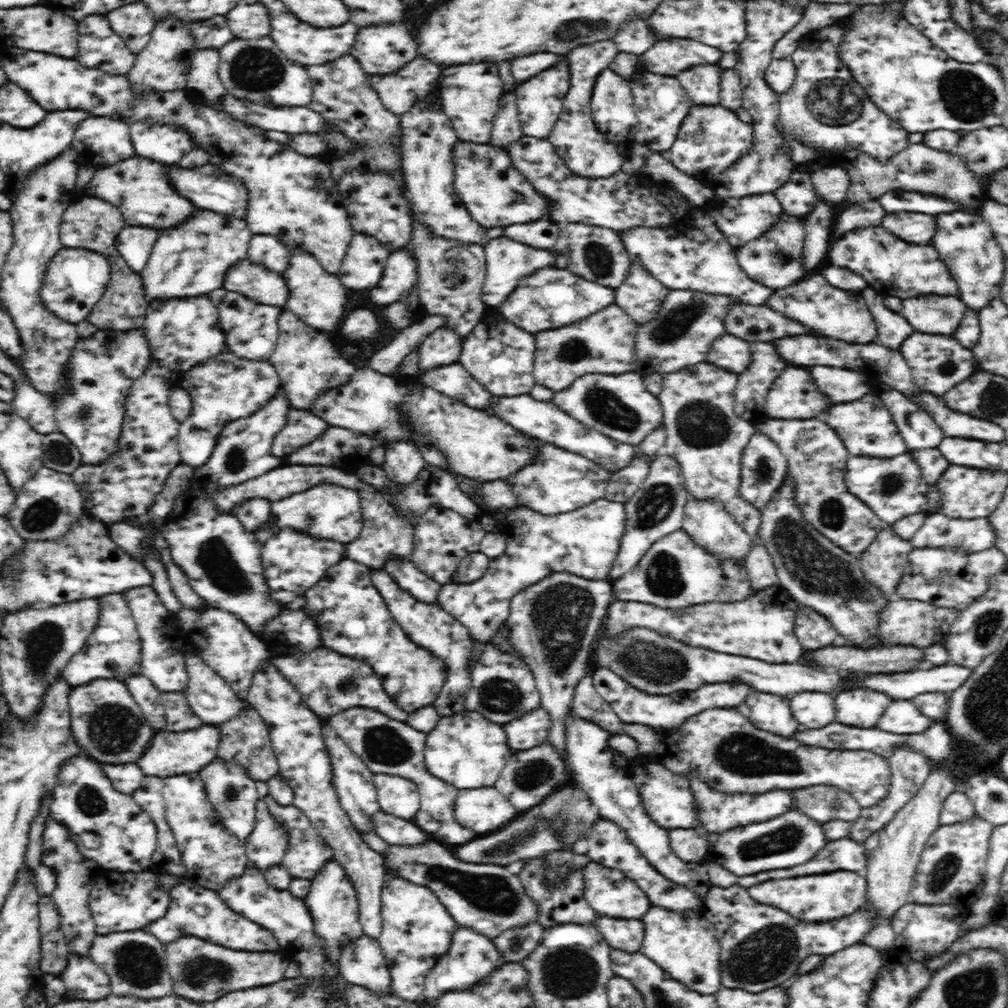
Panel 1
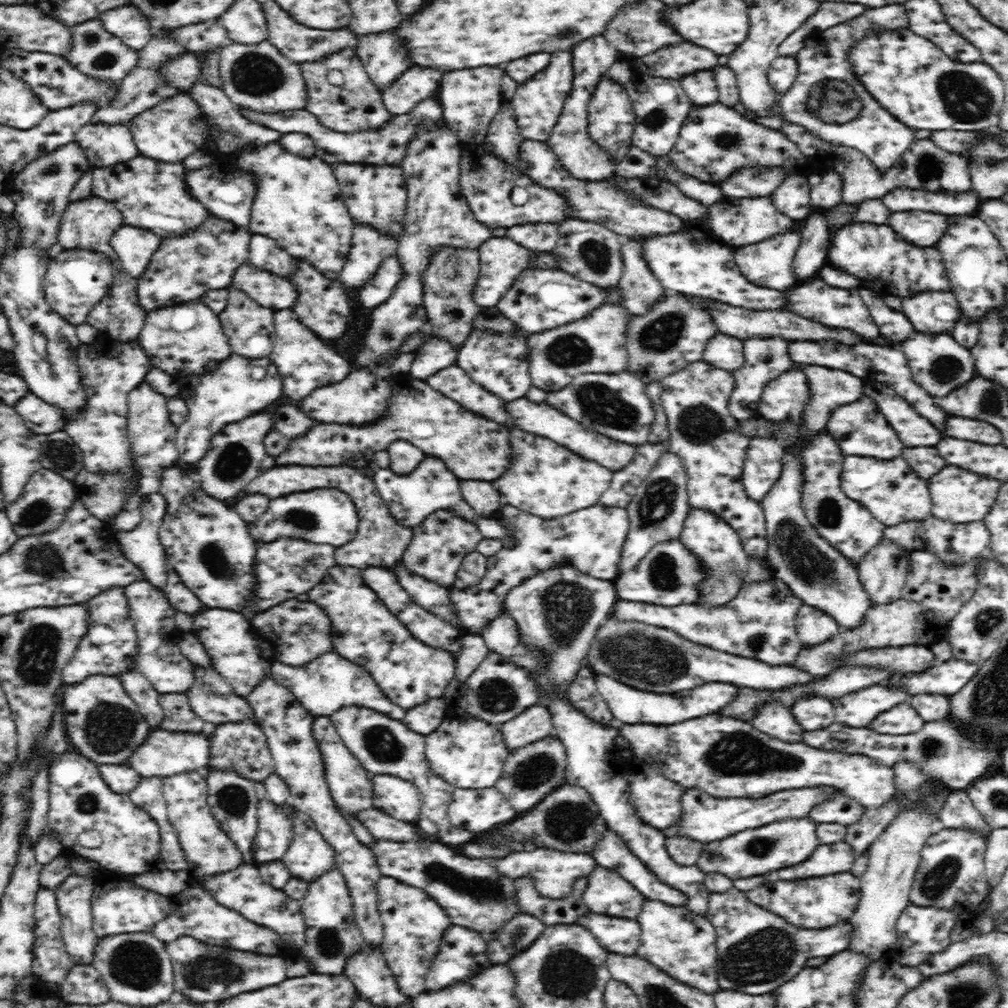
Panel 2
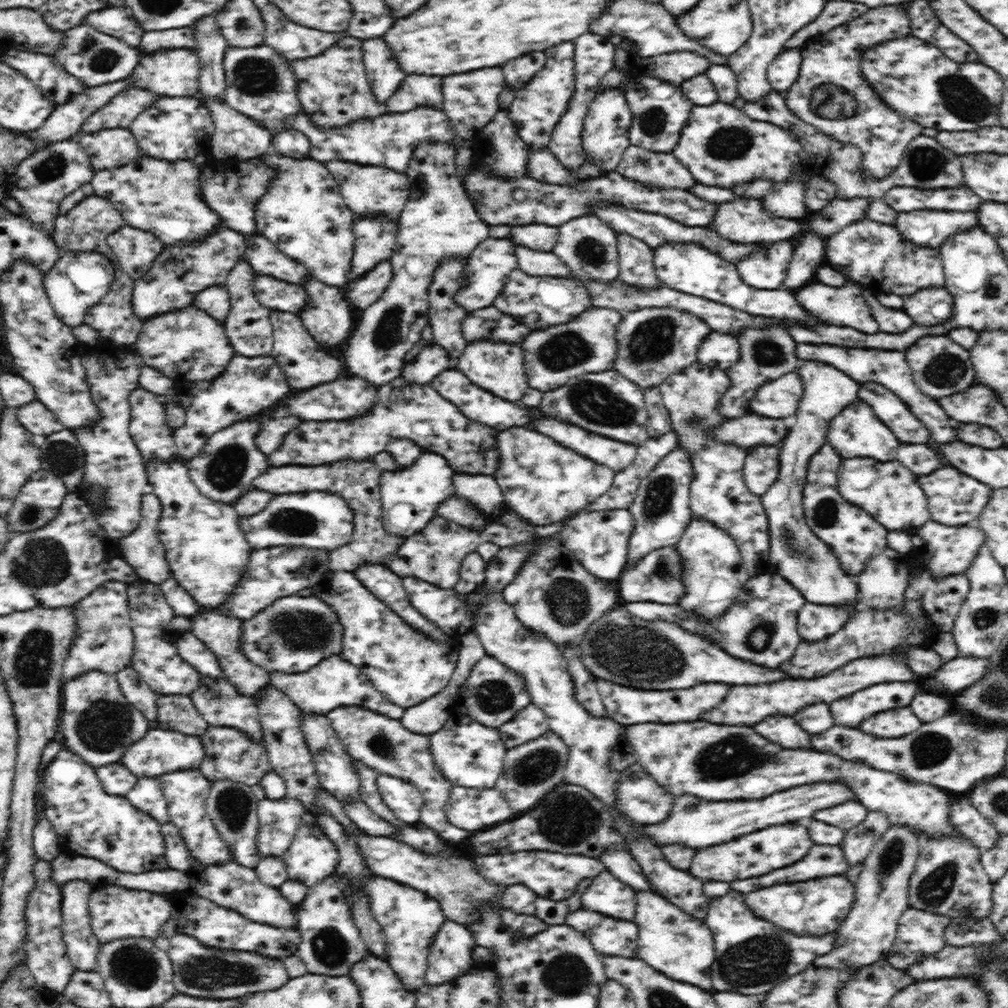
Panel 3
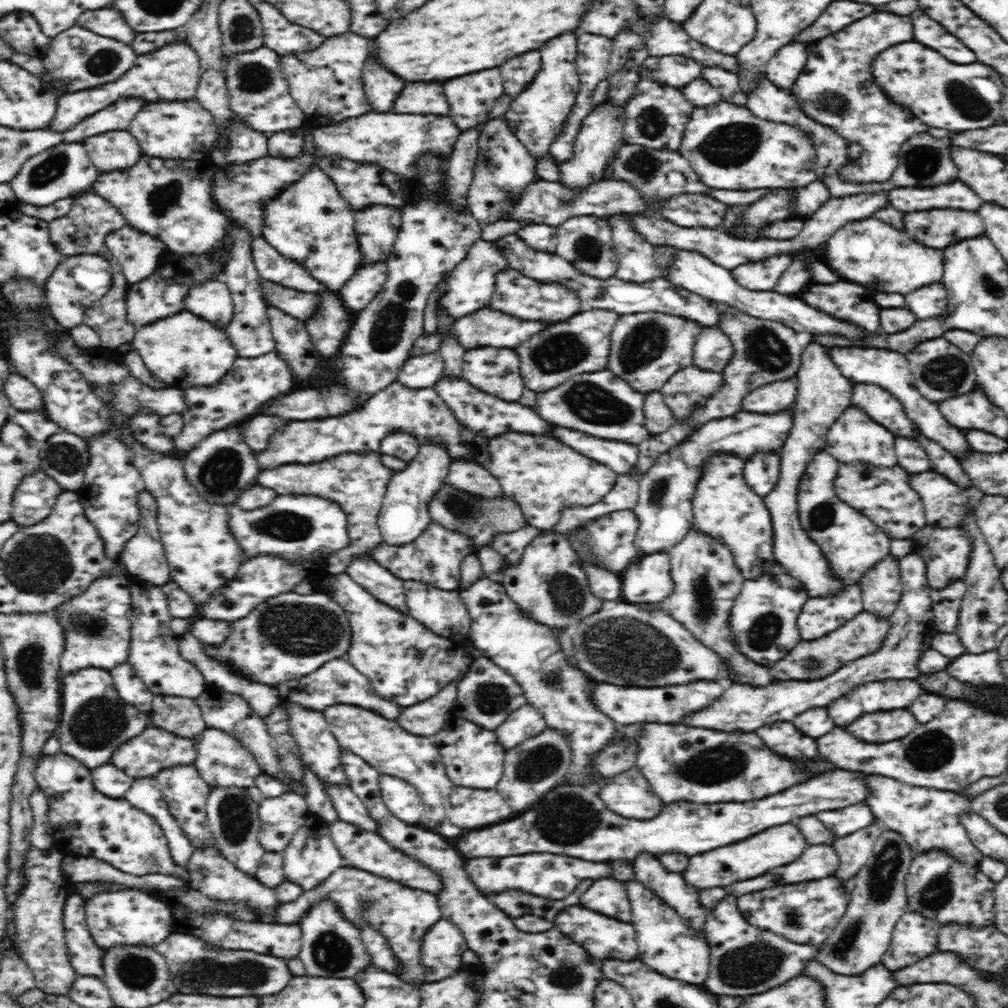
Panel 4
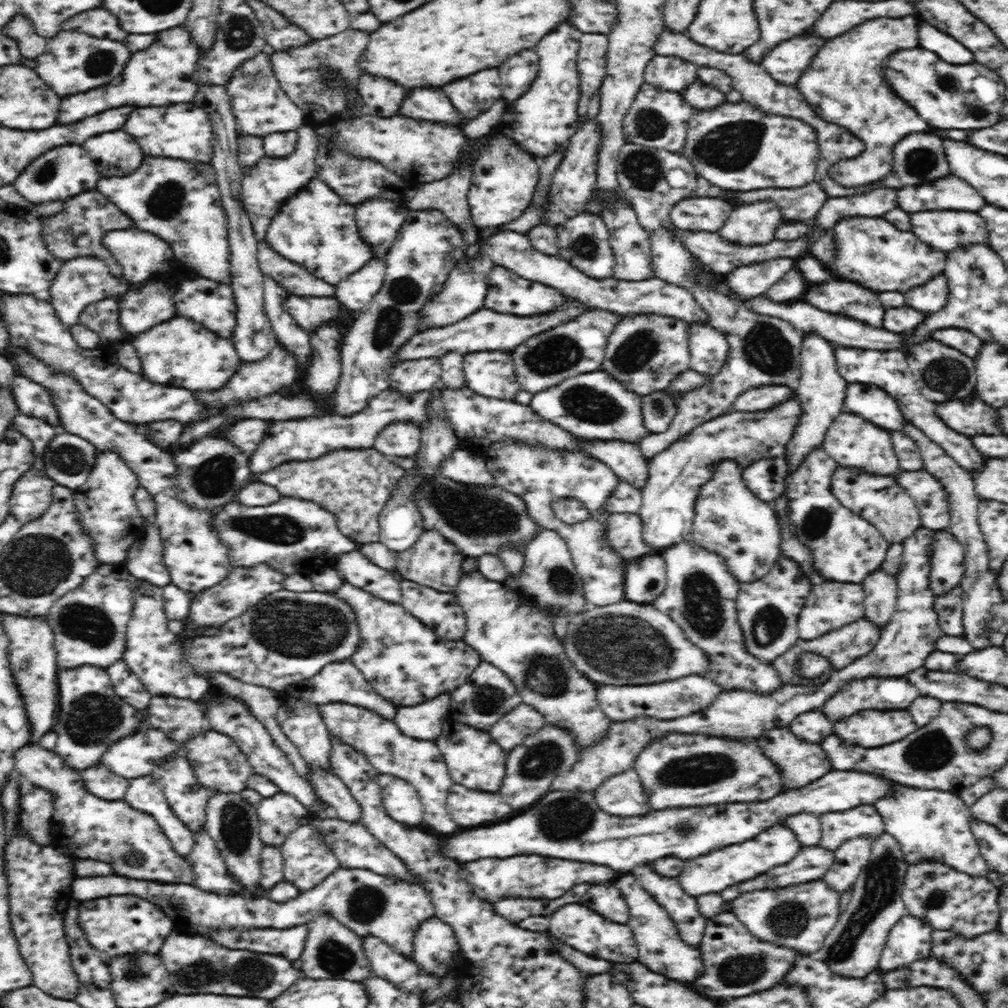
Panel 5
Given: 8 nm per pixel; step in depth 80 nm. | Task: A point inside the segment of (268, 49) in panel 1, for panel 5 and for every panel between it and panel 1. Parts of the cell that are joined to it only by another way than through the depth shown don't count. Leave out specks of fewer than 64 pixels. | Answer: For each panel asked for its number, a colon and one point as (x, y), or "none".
2: (258, 77)
3: (260, 84)
4: (259, 95)
5: (261, 107)

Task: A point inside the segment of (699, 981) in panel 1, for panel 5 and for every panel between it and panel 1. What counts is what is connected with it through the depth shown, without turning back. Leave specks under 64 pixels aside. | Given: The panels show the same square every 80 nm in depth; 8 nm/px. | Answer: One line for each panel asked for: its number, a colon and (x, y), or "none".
2: (683, 944)
3: (676, 944)
4: (667, 944)
5: (662, 950)

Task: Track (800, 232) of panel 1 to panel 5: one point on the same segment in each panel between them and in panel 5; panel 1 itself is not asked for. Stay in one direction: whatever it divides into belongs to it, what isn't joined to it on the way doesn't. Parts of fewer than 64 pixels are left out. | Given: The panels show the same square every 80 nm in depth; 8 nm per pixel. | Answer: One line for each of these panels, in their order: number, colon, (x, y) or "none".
2: (770, 263)
3: (766, 270)
4: (757, 276)
5: (749, 281)

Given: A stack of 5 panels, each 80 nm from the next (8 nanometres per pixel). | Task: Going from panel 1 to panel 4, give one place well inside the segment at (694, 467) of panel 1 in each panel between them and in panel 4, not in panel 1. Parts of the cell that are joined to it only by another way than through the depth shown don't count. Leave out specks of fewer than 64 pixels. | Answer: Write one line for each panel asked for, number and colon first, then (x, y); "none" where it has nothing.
2: (702, 432)
3: (718, 494)
4: (724, 507)

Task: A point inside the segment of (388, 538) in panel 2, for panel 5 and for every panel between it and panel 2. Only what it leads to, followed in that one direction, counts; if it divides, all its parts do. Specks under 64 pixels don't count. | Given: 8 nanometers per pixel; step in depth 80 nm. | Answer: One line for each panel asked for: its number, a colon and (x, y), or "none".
3: (357, 482)
4: (357, 482)
5: (353, 484)

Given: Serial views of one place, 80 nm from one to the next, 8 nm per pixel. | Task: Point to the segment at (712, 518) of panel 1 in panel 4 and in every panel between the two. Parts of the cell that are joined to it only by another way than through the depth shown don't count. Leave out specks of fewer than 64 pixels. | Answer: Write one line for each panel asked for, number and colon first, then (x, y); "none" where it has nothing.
2: (717, 546)
3: (714, 574)
4: (707, 581)

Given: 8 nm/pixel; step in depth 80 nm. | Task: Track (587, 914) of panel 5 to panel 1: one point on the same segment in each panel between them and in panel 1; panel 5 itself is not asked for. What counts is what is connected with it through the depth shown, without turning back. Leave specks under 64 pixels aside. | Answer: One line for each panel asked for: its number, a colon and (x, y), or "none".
1: (626, 935)
2: (616, 935)
3: (610, 937)
4: (605, 938)

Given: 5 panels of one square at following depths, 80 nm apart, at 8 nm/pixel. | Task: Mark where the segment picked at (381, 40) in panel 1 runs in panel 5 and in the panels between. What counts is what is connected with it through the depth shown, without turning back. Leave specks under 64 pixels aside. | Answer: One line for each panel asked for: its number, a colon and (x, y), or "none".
2: (384, 57)
3: (383, 74)
4: (381, 88)
5: (381, 97)

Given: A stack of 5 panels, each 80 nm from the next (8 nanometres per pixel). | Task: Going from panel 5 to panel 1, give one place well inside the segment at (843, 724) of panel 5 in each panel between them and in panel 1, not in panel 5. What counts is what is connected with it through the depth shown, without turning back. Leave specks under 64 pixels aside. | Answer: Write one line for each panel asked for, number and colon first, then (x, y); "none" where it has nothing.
1: (901, 717)
2: (901, 720)
3: (897, 723)
4: (883, 727)

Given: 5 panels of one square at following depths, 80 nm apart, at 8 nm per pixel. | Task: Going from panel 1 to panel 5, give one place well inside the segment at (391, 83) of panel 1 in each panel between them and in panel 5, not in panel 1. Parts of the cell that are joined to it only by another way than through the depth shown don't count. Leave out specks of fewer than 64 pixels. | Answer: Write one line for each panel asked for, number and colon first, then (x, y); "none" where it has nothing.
2: (417, 84)
3: (415, 91)
4: (421, 97)
5: (431, 105)

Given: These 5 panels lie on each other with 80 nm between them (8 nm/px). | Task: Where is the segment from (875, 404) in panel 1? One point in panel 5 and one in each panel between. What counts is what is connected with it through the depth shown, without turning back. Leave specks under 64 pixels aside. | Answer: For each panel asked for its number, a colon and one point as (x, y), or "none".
2: (860, 429)
3: (856, 432)
4: (854, 437)
5: (852, 441)

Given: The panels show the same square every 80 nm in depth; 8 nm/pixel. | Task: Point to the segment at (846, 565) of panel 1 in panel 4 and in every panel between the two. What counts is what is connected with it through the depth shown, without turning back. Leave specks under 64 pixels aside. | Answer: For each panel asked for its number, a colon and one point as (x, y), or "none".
2: (815, 571)
3: (807, 562)
4: (824, 394)

